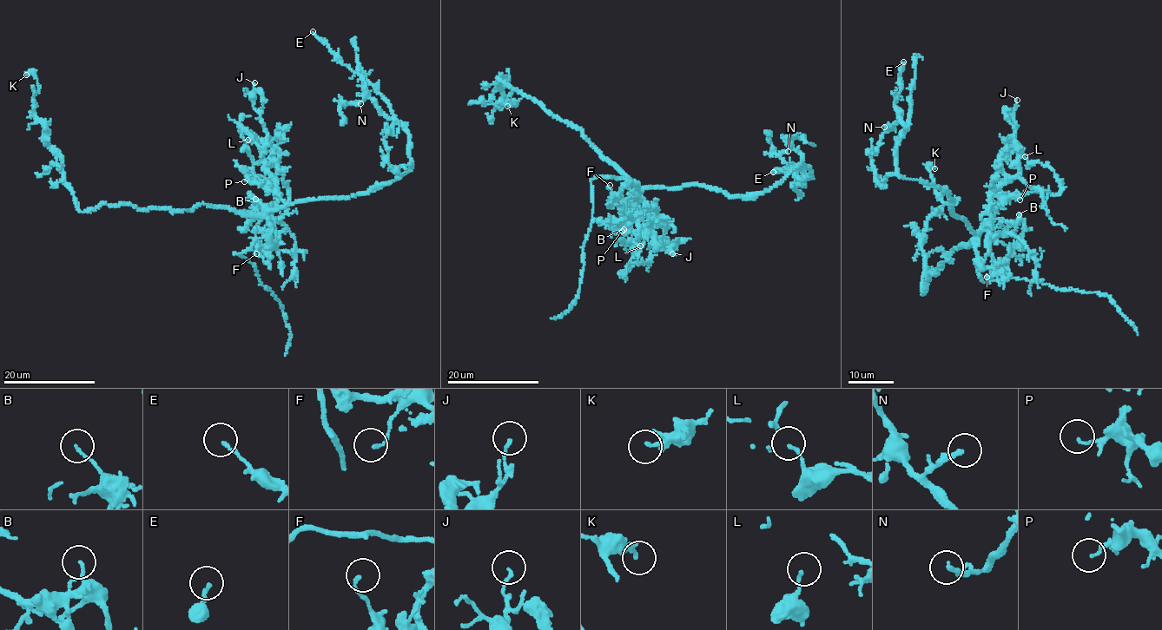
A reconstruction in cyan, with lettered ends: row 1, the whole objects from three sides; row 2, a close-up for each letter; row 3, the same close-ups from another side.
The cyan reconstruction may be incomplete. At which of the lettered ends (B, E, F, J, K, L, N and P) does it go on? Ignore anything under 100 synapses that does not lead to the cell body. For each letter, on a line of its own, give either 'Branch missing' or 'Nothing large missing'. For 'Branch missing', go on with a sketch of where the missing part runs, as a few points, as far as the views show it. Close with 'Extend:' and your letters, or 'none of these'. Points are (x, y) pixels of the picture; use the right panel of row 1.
B: Nothing large missing
E: Nothing large missing
F: Nothing large missing
J: Nothing large missing
K: Nothing large missing
L: Nothing large missing
N: Nothing large missing
P: Nothing large missing
Extend: none of these

